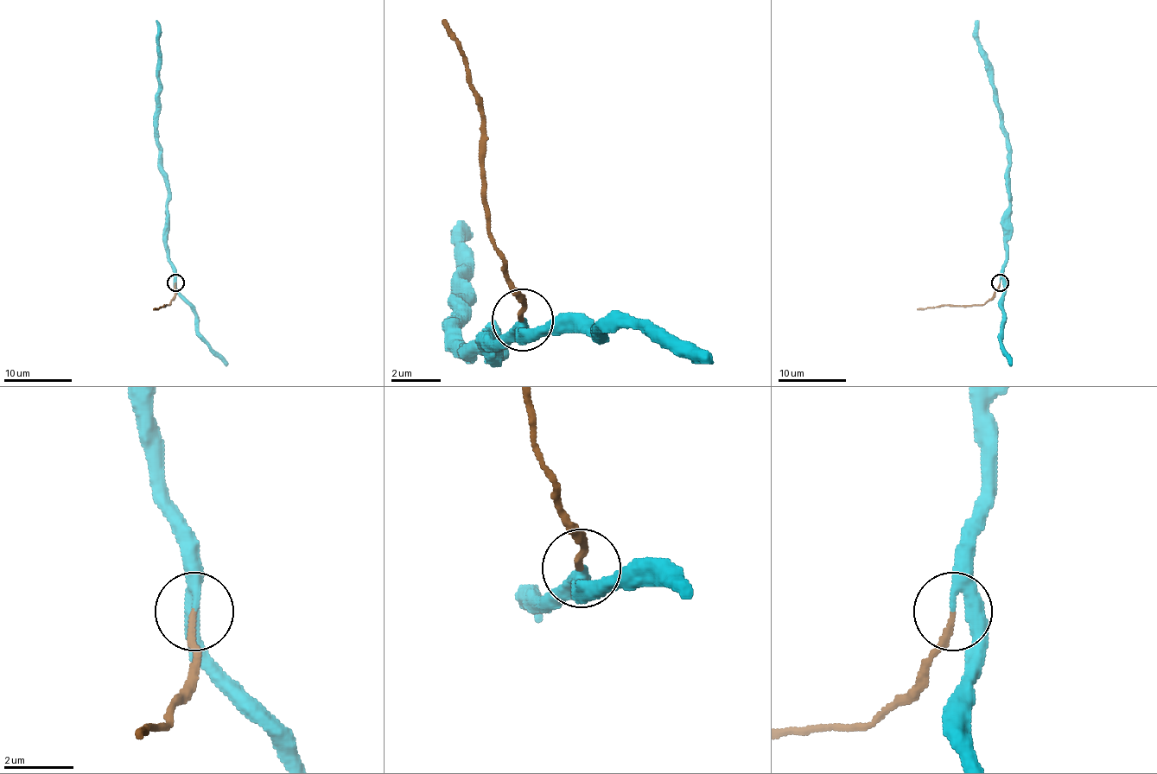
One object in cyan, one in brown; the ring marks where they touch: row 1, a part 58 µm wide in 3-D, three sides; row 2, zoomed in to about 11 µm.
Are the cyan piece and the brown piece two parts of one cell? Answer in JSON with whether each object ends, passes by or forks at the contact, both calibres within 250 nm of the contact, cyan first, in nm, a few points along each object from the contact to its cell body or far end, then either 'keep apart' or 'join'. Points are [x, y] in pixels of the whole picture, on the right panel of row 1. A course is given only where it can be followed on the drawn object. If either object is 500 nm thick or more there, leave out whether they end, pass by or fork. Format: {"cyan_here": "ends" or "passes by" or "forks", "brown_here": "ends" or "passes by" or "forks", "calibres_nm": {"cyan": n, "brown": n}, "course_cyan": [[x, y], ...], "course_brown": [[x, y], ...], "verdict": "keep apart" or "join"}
{"cyan_here": "passes by", "brown_here": "ends", "calibres_nm": {"cyan": 200, "brown": 170}, "course_cyan": [[1000, 282], [1005, 260], [1008, 145], [994, 85], [994, 66], [978, 40], [975, 21]], "course_brown": [[1000, 282], [994, 295], [983, 304], [917, 309]], "verdict": "join"}

